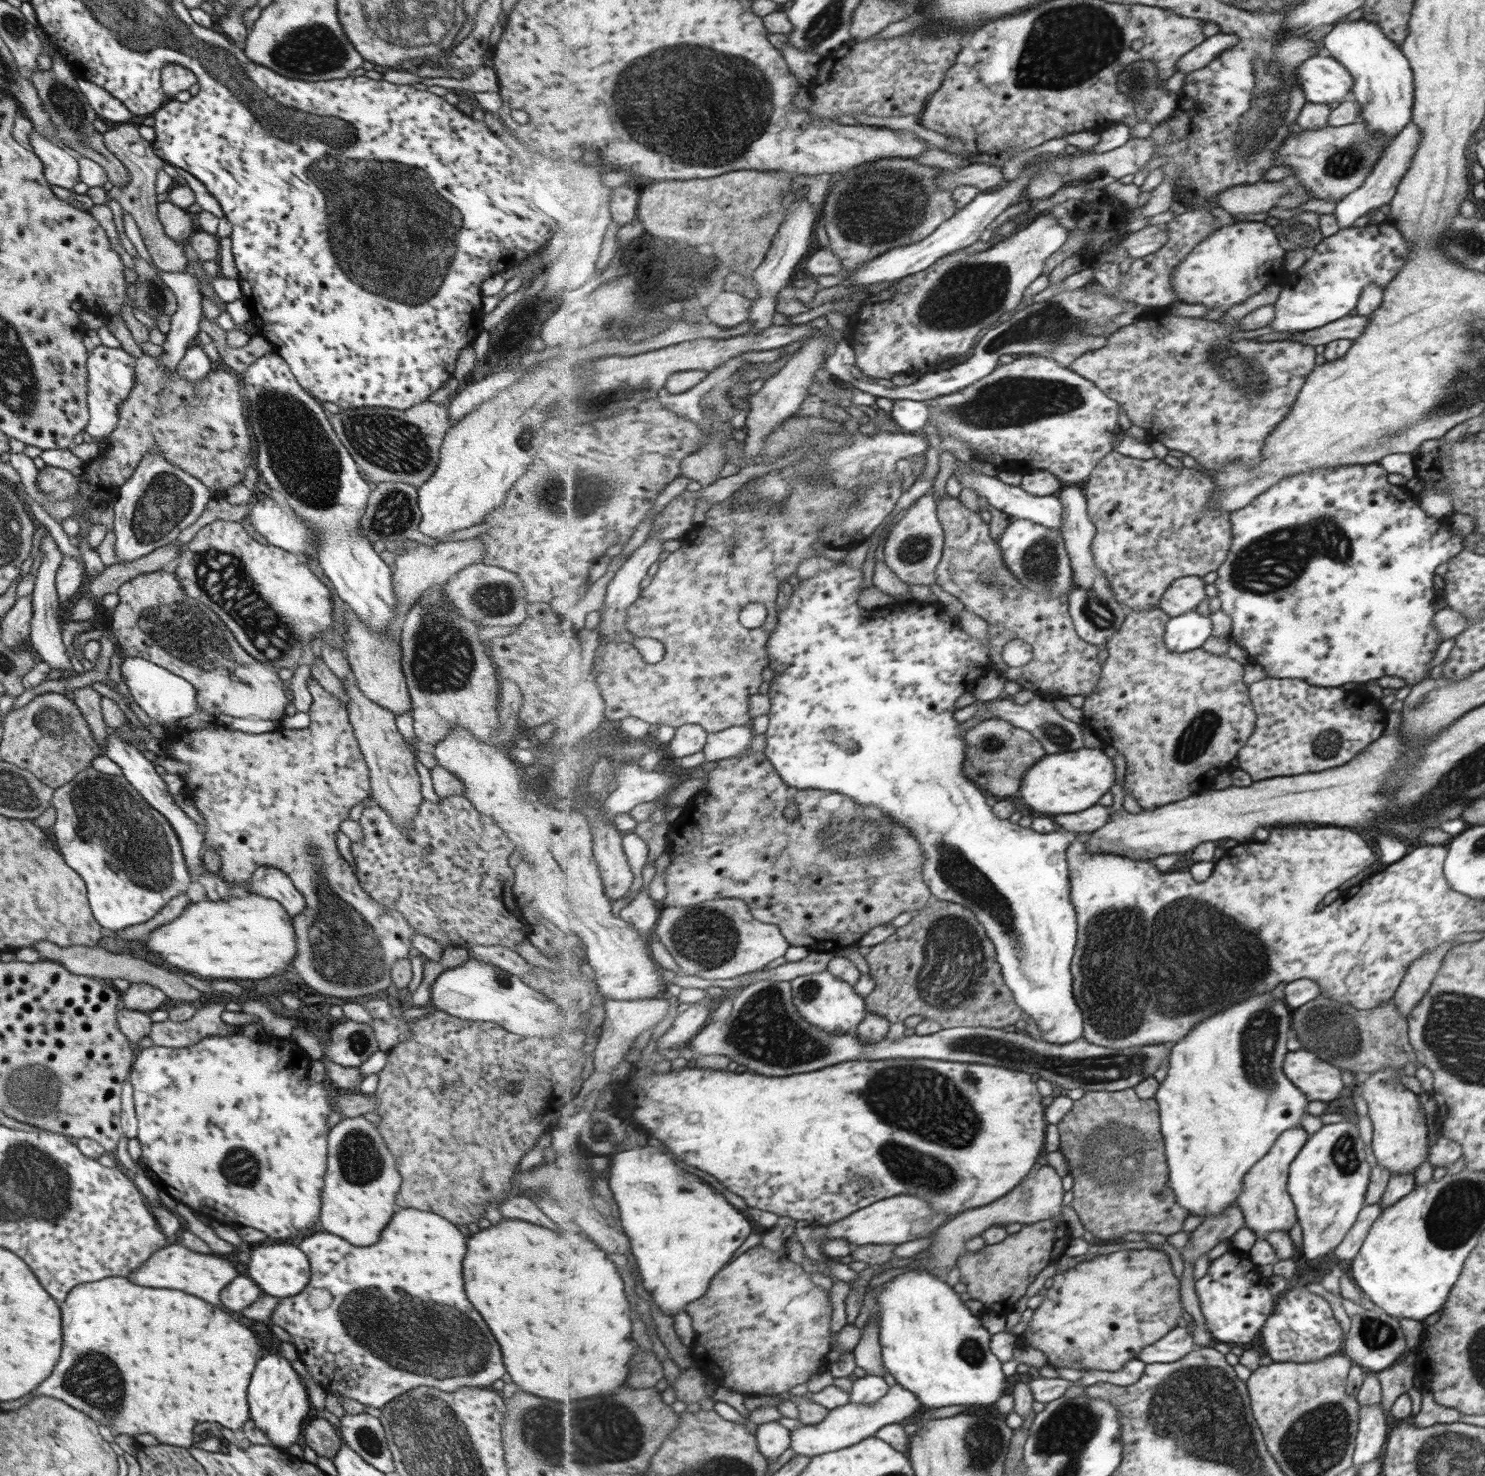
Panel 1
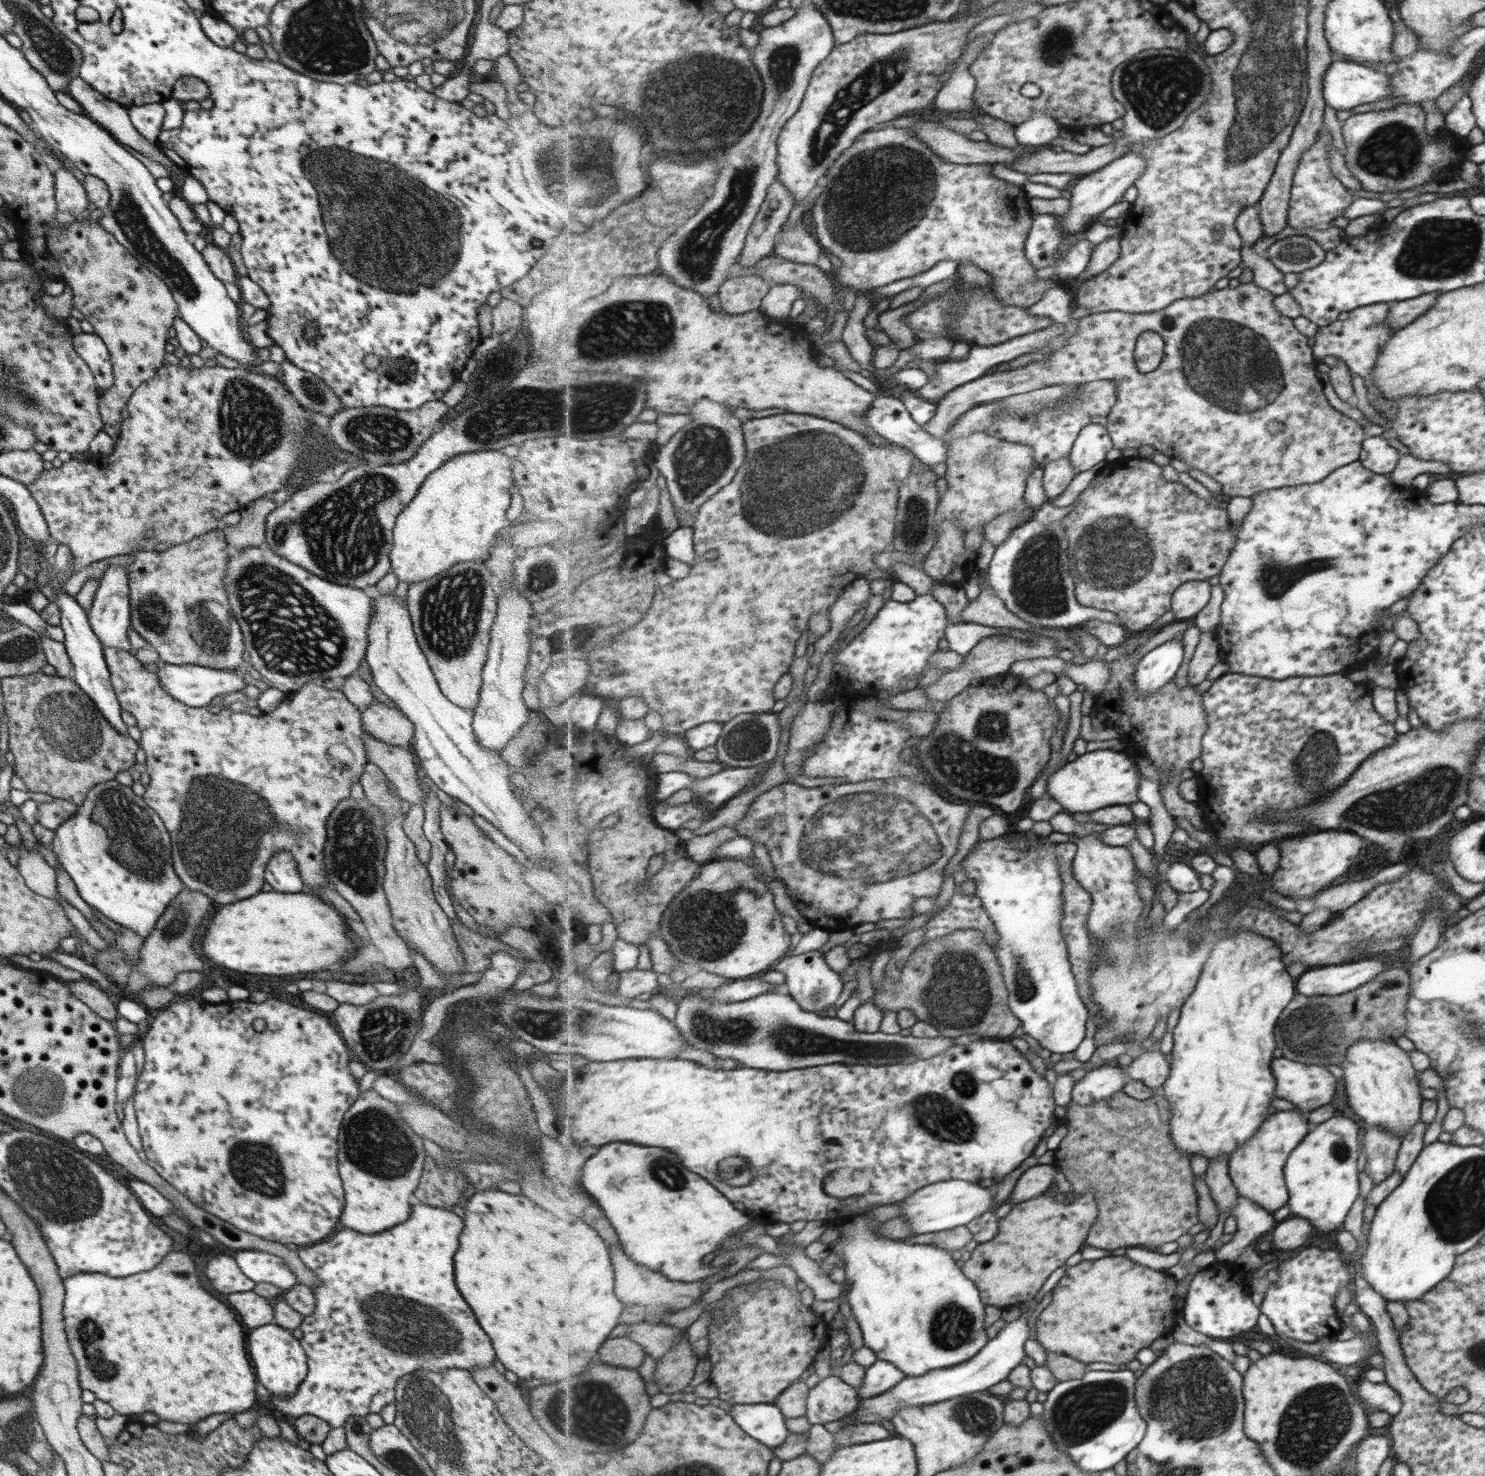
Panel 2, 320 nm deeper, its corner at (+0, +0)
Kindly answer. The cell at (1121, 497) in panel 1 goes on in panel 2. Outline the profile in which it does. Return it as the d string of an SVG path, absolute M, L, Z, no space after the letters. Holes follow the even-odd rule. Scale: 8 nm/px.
M1123 457L1114 463L1106 463L1102 467L1101 473L1091 482L1091 485L1084 490L1084 493L1079 498L1079 503L1075 509L1071 511L1065 518L1064 524L1070 537L1071 547L1070 554L1074 557L1074 570L1077 574L1077 594L1079 601L1084 606L1090 606L1105 611L1116 613L1122 624L1127 627L1130 632L1142 631L1152 626L1156 620L1160 620L1164 614L1168 614L1173 610L1173 600L1175 592L1187 582L1201 580L1208 581L1215 576L1221 574L1224 567L1227 565L1228 557L1231 550L1235 548L1237 541L1237 533L1234 529L1234 524L1231 522L1227 508L1222 508L1220 503L1224 496L1215 496L1215 498L1207 500L1200 498L1198 494L1194 494L1186 484L1182 482L1170 482L1164 476L1165 468L1156 464L1152 460L1135 457Z

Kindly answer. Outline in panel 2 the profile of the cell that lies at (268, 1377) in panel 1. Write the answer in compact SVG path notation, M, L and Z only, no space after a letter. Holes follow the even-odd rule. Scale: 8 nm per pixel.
M270 1322L252 1329L248 1336L248 1352L254 1362L257 1382L263 1384L272 1395L291 1395L305 1379L308 1372L307 1356L300 1341L292 1335L290 1329Z

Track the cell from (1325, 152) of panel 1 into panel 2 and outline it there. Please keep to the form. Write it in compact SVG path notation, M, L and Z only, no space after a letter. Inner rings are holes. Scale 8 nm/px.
M1403 104L1396 105L1392 109L1380 110L1380 111L1370 111L1364 113L1356 113L1349 117L1347 120L1342 122L1342 136L1344 136L1344 142L1346 144L1346 156L1345 161L1347 167L1350 169L1350 172L1361 182L1364 190L1372 191L1372 192L1388 192L1388 190L1412 190L1412 188L1416 188L1417 186L1424 186L1429 182L1436 181L1438 184L1450 180L1450 176L1448 179L1445 179L1446 172L1443 172L1446 166L1450 166L1450 164L1458 164L1458 162L1462 162L1464 160L1464 156L1466 156L1466 152L1458 152L1458 140L1456 138L1440 138L1440 136L1428 136L1428 132L1426 132L1426 114L1424 114L1424 110L1420 105L1417 104Z

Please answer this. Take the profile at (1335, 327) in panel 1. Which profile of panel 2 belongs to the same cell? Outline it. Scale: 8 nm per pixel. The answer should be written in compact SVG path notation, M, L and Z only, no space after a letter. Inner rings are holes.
M1440 292L1428 293L1423 296L1412 298L1408 301L1395 301L1390 304L1388 314L1388 324L1392 330L1397 330L1408 326L1419 316L1432 308Z

